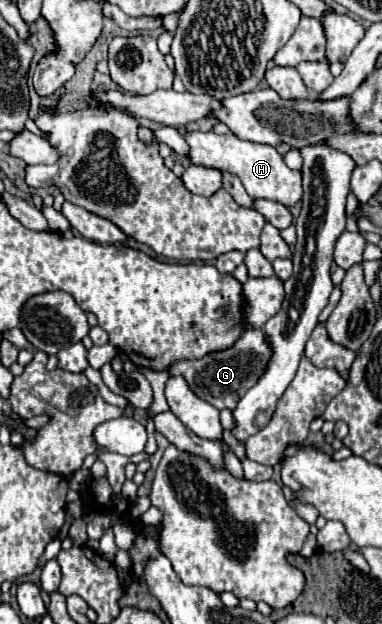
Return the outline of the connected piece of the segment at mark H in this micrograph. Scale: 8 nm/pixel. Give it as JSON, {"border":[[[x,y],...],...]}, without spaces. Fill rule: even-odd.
{"border":[[[194,131],[194,133],[186,133],[184,137],[186,137],[186,143],[190,145],[190,161],[192,163],[230,171],[230,173],[238,175],[250,197],[278,201],[286,207],[292,207],[302,199],[302,173],[288,169],[282,155],[272,145],[242,141],[234,133],[216,135],[214,131],[206,131],[206,133]]]}

